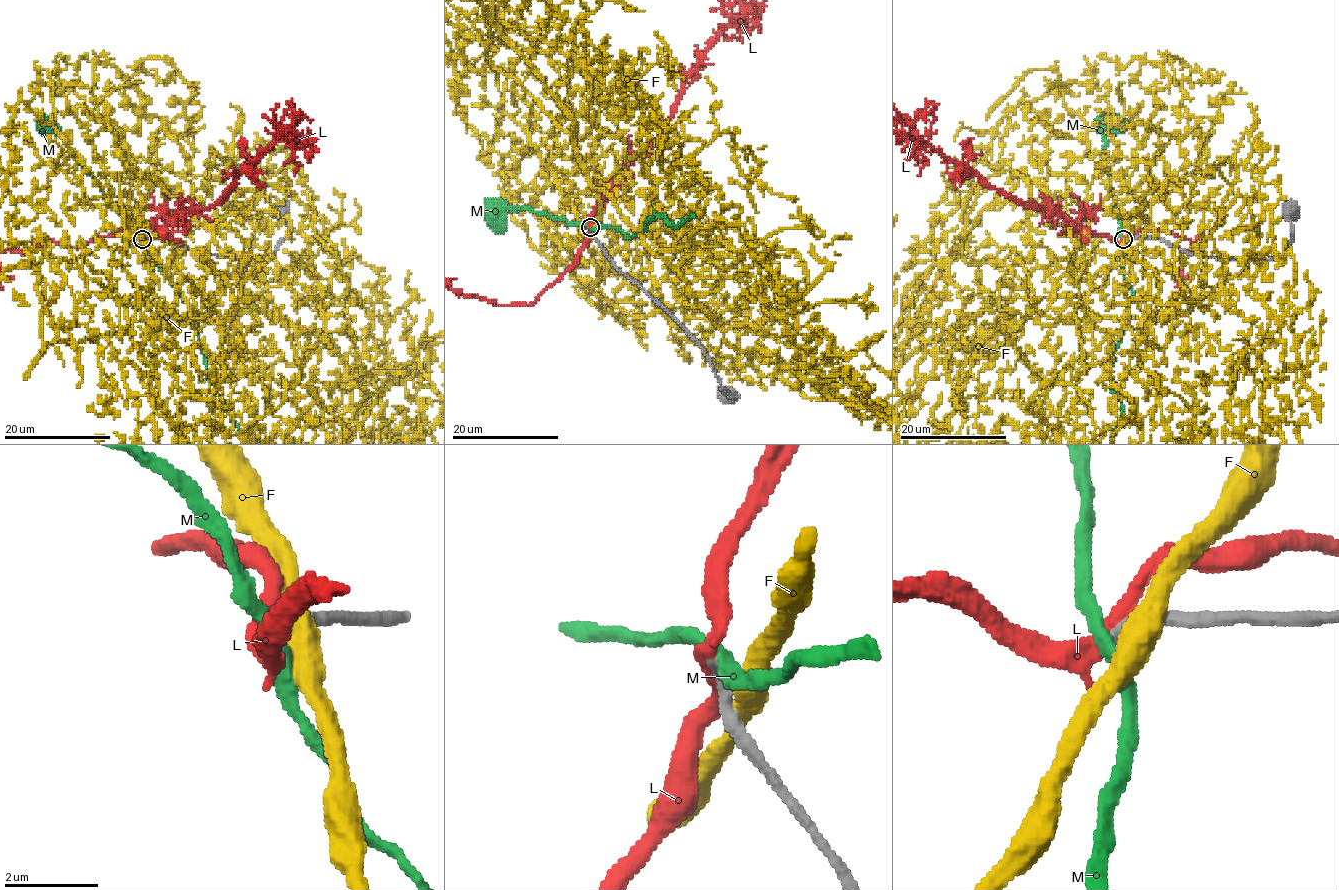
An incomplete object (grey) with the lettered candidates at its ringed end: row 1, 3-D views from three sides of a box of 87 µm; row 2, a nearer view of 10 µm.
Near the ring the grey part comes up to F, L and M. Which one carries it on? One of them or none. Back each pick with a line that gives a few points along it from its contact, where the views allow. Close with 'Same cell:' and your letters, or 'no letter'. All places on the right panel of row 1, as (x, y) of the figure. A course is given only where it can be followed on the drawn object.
L: course (1124, 239), (1093, 235), (1046, 209), (1028, 207), (1003, 194), (918, 135), (912, 123), (924, 112), (927, 119)
Same cell: L

